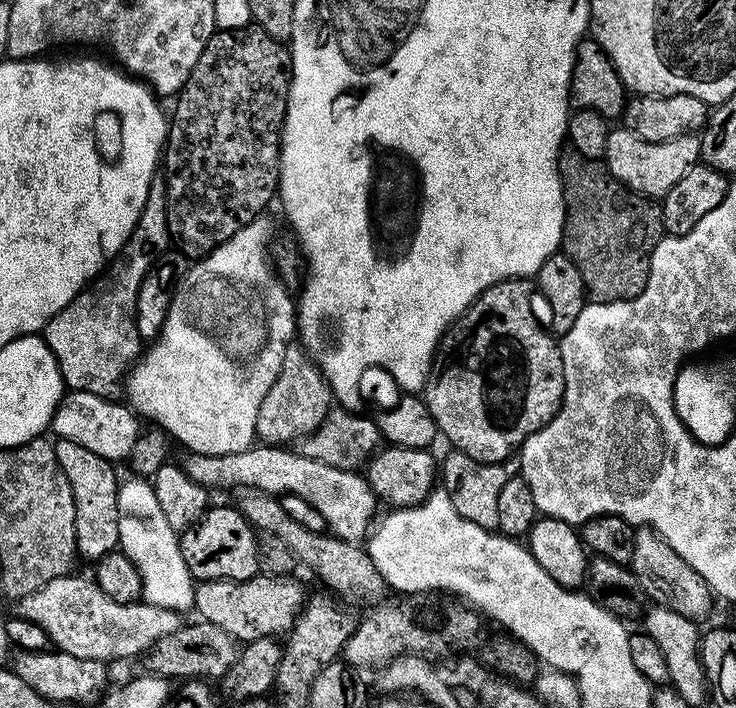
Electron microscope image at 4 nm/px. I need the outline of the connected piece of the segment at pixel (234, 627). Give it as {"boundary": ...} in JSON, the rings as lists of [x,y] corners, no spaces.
{"boundary":[[[257,574],[251,580],[201,580],[196,584],[192,608],[200,620],[222,626],[238,642],[263,636],[280,638],[291,629],[306,600],[306,591],[288,576]]]}

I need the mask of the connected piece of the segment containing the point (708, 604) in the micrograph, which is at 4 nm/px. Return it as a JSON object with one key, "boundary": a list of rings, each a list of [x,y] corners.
{"boundary":[[[641,527],[637,531],[630,567],[638,577],[639,587],[653,592],[661,605],[673,608],[678,614],[695,622],[703,622],[711,614],[714,593],[708,583],[651,528]]]}

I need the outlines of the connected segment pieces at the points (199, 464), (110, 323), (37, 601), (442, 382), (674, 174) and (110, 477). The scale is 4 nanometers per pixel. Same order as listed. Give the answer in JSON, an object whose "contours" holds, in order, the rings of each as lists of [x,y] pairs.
{"contours":[[[[253,446],[245,452],[225,456],[188,452],[185,457],[182,460],[184,473],[203,488],[236,488],[235,490],[268,492],[277,498],[306,498],[306,502],[310,502],[310,506],[314,506],[314,510],[322,514],[327,531],[339,540],[363,541],[373,527],[378,501],[370,490],[367,479],[359,471],[344,472],[340,468],[326,466],[326,462],[306,458],[299,451],[287,450],[282,446]]],[[[163,175],[152,178],[142,214],[126,238],[120,253],[108,267],[72,299],[42,330],[64,379],[65,389],[98,394],[111,400],[121,395],[122,385],[133,364],[142,355],[140,331],[136,325],[138,290],[152,268],[152,263],[169,251],[172,235],[168,225],[168,186]]],[[[76,575],[54,578],[54,582],[46,582],[46,586],[18,601],[19,615],[25,616],[30,622],[38,622],[38,626],[46,630],[49,641],[59,651],[74,654],[74,658],[94,658],[105,662],[124,660],[127,656],[138,655],[139,652],[140,655],[147,653],[149,646],[158,642],[158,638],[166,638],[168,634],[174,634],[182,626],[182,616],[179,612],[171,612],[147,602],[135,604],[114,602],[114,598],[106,598],[106,594],[102,594],[95,579],[88,577],[87,580],[84,576]]],[[[524,278],[503,280],[485,290],[453,322],[452,327],[445,330],[444,337],[441,338],[440,344],[436,347],[436,354],[432,358],[432,369],[428,372],[428,382],[422,389],[422,399],[434,418],[437,433],[443,439],[445,436],[452,443],[451,447],[453,449],[465,452],[470,458],[474,458],[483,464],[493,464],[494,462],[502,462],[509,459],[523,445],[526,437],[533,436],[538,429],[546,426],[554,419],[560,410],[560,405],[564,403],[564,367],[562,366],[560,346],[557,337],[545,325],[544,329],[536,321],[536,312],[532,309],[532,292],[534,296],[533,285]]],[[[616,127],[609,131],[602,157],[603,163],[615,180],[643,196],[663,198],[670,186],[674,186],[674,182],[678,182],[678,178],[682,178],[682,174],[686,174],[686,170],[690,170],[690,166],[694,166],[700,160],[699,135],[679,136],[661,144],[651,144],[638,138],[638,134],[634,134],[629,128]]],[[[57,439],[54,447],[58,466],[66,474],[70,482],[70,490],[74,494],[74,510],[76,511],[76,551],[89,562],[104,557],[107,552],[117,551],[120,543],[118,534],[118,502],[116,490],[118,479],[113,461],[94,454],[94,450],[86,450],[86,446],[78,446],[78,442]]]]}

